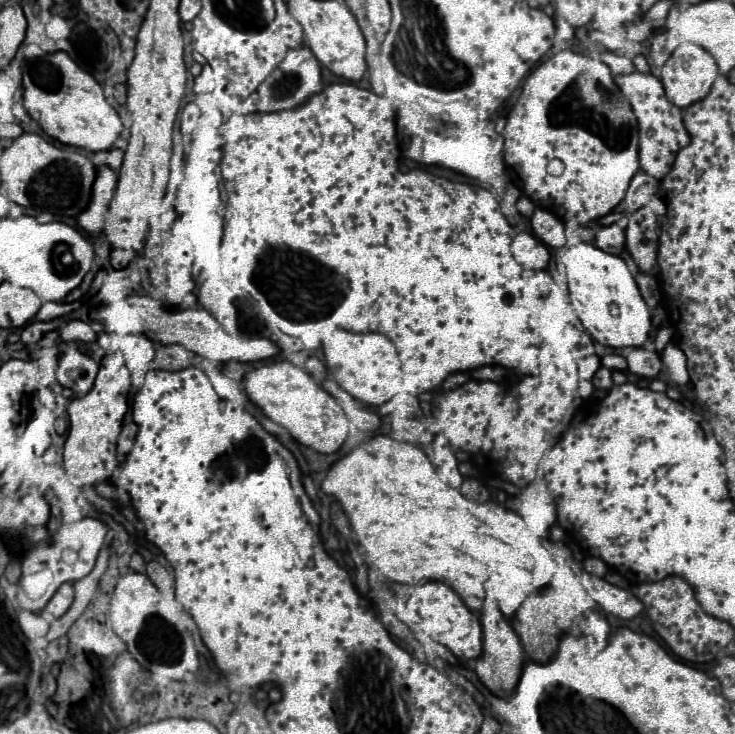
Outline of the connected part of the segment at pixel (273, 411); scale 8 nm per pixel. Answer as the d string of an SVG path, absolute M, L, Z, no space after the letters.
M274 362L270 366L254 368L244 378L244 390L272 422L284 426L300 444L320 454L338 452L348 438L348 418L344 410L304 368L290 362Z

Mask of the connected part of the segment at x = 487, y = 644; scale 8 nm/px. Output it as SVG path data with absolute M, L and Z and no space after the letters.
M486 598L484 608L480 612L480 622L482 622L482 636L484 636L484 650L482 656L478 660L474 660L474 670L478 674L478 678L482 680L482 684L498 698L506 698L514 692L514 688L518 686L518 680L522 676L522 666L524 666L524 650L520 646L518 636L514 634L512 626L504 620L504 616L500 614L496 602L492 598Z

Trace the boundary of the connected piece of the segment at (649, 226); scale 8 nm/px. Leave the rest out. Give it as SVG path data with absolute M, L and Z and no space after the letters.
M646 206L630 214L626 228L626 248L642 272L650 270L656 264L658 218Z

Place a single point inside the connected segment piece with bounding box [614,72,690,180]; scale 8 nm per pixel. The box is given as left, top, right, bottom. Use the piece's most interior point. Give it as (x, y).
(662, 133)

